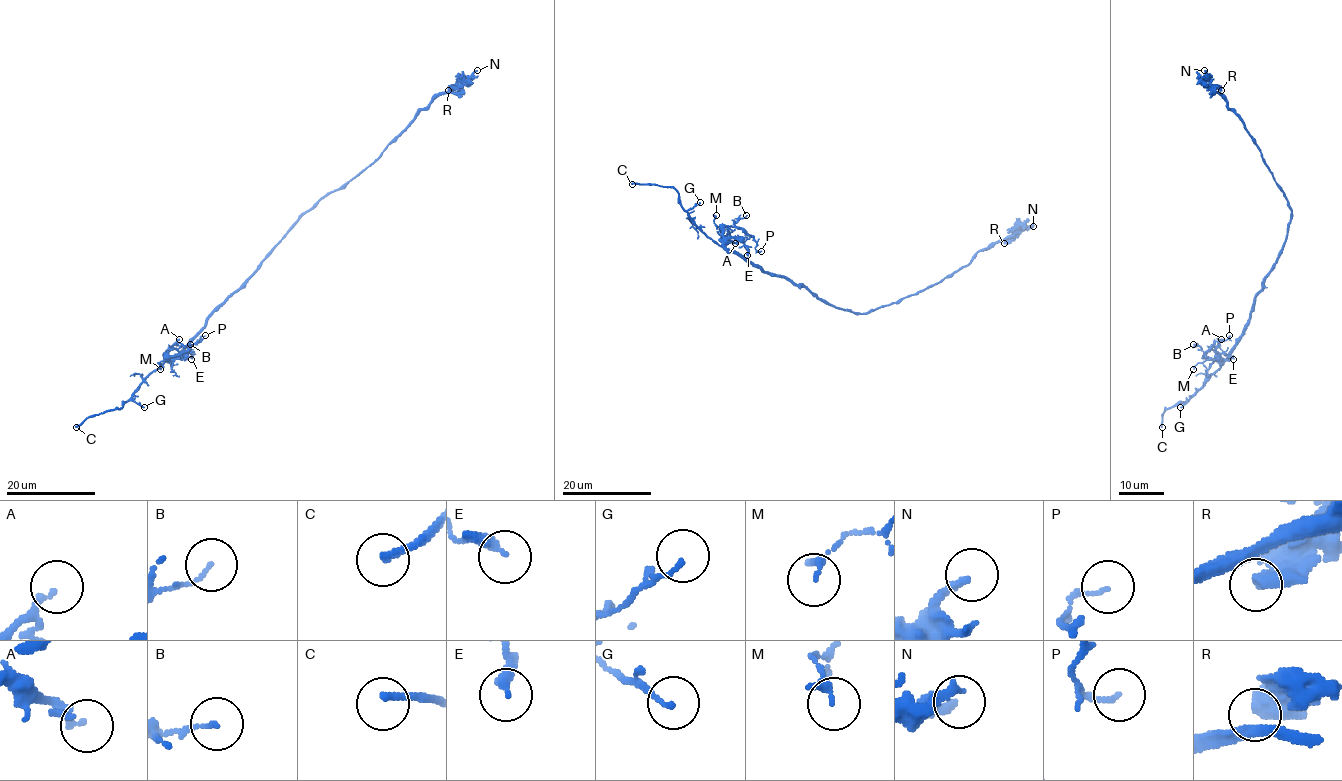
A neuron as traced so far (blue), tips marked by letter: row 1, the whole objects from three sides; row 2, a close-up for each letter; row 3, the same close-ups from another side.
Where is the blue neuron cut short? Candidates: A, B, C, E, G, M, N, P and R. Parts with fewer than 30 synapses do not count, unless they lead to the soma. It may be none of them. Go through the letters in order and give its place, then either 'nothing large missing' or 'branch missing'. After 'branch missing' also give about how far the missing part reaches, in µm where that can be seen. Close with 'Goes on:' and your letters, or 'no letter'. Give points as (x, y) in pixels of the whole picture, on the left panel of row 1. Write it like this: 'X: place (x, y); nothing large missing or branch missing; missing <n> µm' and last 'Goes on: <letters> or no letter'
A: place (179, 339); nothing large missing
B: place (190, 344); nothing large missing
C: place (76, 427); branch missing; missing 15 µm
E: place (191, 359); nothing large missing
G: place (144, 407); nothing large missing
M: place (160, 369); nothing large missing
N: place (477, 70); nothing large missing
P: place (205, 335); nothing large missing
R: place (448, 90); nothing large missing
Goes on: C

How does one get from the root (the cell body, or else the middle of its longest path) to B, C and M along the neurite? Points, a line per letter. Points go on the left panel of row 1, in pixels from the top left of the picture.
B: (271, 253), (213, 313), (206, 325), (167, 360), (179, 352), (181, 345), (190, 344)
C: (271, 253), (213, 313), (206, 325), (179, 352), (156, 369), (121, 408), (92, 414), (76, 427)
M: (271, 253), (179, 352), (158, 363), (160, 369)

